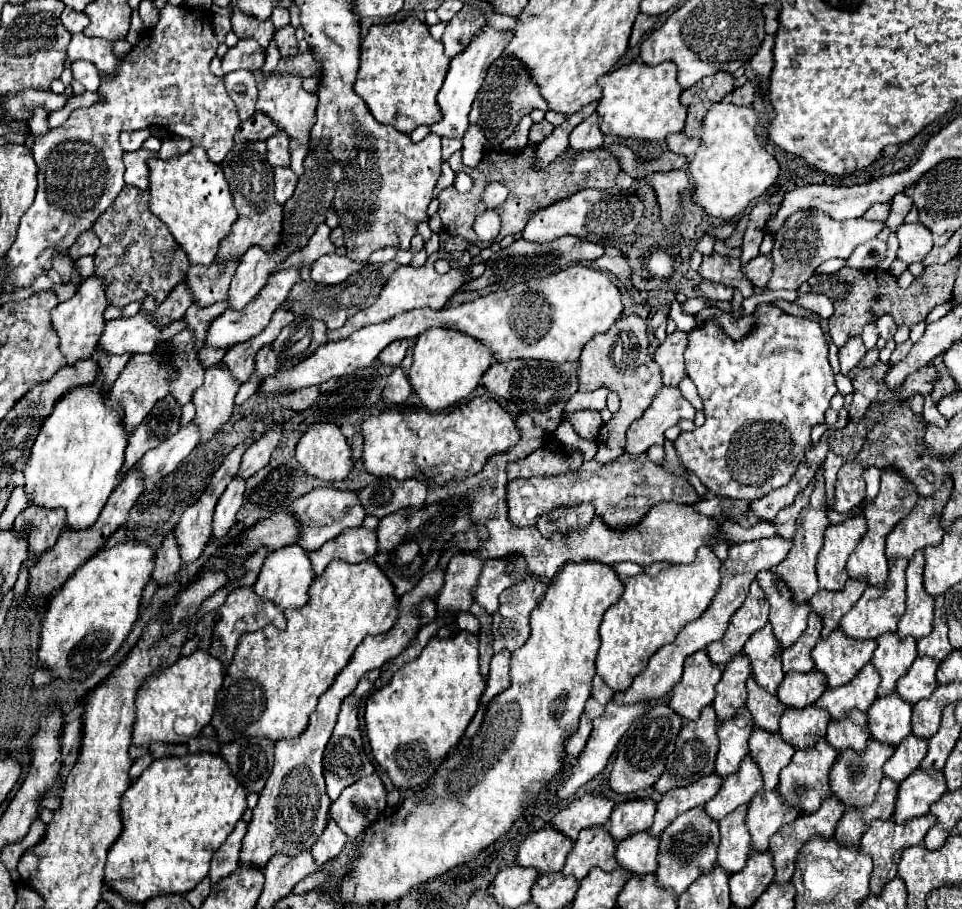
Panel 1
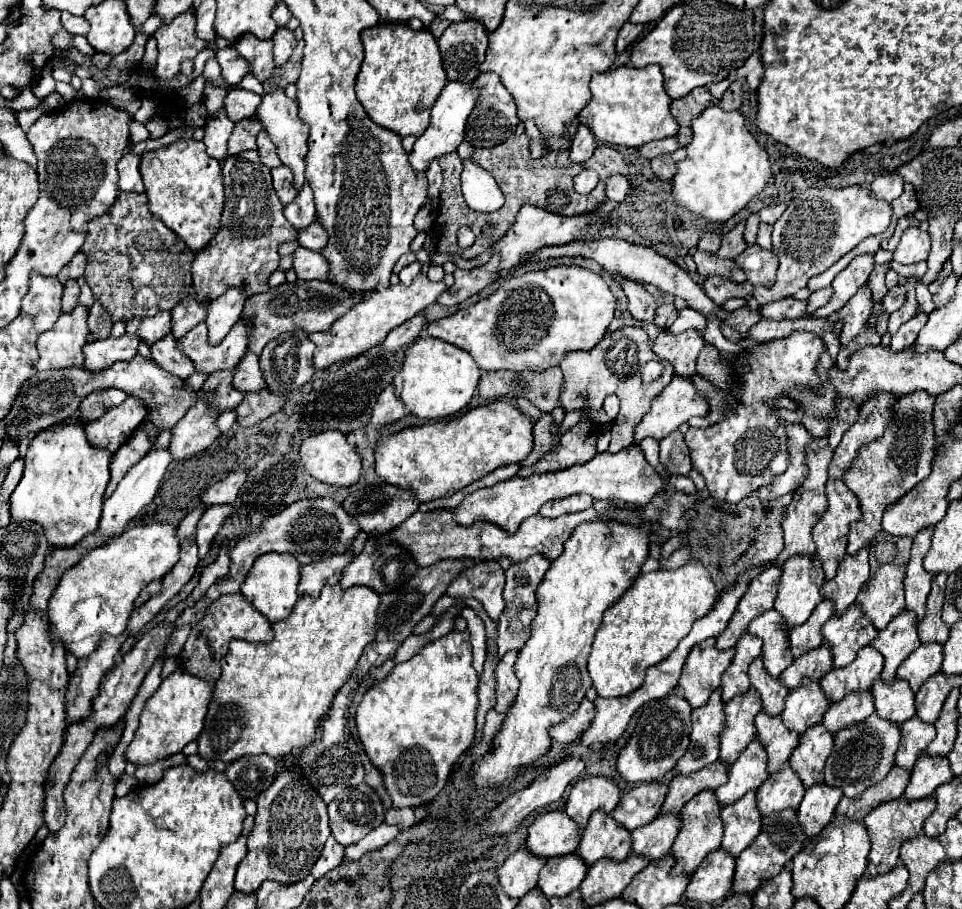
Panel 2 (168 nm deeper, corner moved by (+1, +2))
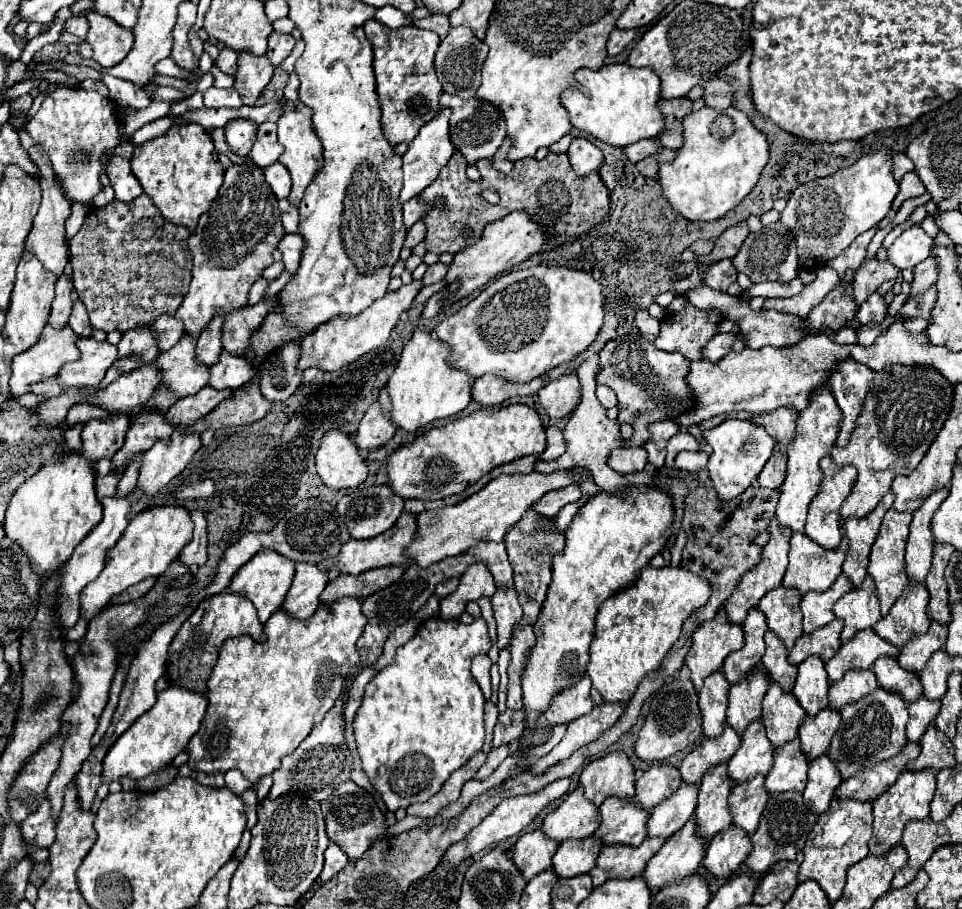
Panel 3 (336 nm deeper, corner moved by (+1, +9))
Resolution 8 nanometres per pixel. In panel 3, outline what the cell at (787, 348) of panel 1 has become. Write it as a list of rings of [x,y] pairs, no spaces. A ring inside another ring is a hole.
[[[727,419],[721,425],[713,427],[711,431],[705,431],[703,437],[713,447],[707,465],[709,477],[713,481],[717,495],[725,501],[737,497],[739,493],[743,493],[747,487],[753,485],[753,481],[757,479],[757,475],[761,473],[763,465],[769,461],[775,449],[775,441],[771,435],[767,435],[765,429],[753,423],[749,425],[749,421],[741,421],[741,419]]]

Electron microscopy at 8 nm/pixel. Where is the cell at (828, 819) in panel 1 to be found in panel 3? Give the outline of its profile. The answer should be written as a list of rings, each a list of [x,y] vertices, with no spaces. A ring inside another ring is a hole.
[[[821,755],[809,763],[809,781],[803,791],[805,805],[813,809],[813,813],[821,815],[829,807],[837,785],[841,783],[841,773],[829,759],[829,755]]]

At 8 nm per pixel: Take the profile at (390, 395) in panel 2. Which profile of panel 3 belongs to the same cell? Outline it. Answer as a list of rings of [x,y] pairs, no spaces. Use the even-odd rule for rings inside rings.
[[[373,403],[359,423],[355,443],[363,451],[375,451],[395,435],[395,429],[397,427],[393,425],[393,421],[381,413],[379,403]]]

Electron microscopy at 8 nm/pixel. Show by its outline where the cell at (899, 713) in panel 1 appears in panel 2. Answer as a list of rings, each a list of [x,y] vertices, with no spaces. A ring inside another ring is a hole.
[[[877,680],[871,690],[875,698],[875,712],[883,720],[889,720],[893,724],[903,724],[905,720],[915,716],[915,694],[909,686],[903,684],[903,680],[895,680],[893,684],[885,684],[883,680]]]

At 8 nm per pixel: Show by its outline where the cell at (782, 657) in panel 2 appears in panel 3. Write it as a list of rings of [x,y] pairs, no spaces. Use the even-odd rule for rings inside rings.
[[[781,585],[769,589],[757,605],[757,609],[763,611],[763,615],[767,617],[769,629],[785,641],[787,649],[791,649],[795,639],[801,635],[799,601],[801,601],[801,593],[797,593],[797,589],[785,589]]]

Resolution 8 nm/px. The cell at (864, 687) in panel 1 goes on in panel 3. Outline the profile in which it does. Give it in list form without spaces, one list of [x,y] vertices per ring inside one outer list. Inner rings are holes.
[[[863,629],[857,633],[857,637],[847,641],[833,659],[825,663],[825,669],[831,681],[839,681],[849,669],[871,669],[875,659],[883,655],[897,657],[897,649],[893,649],[889,641],[881,641],[873,629]]]

